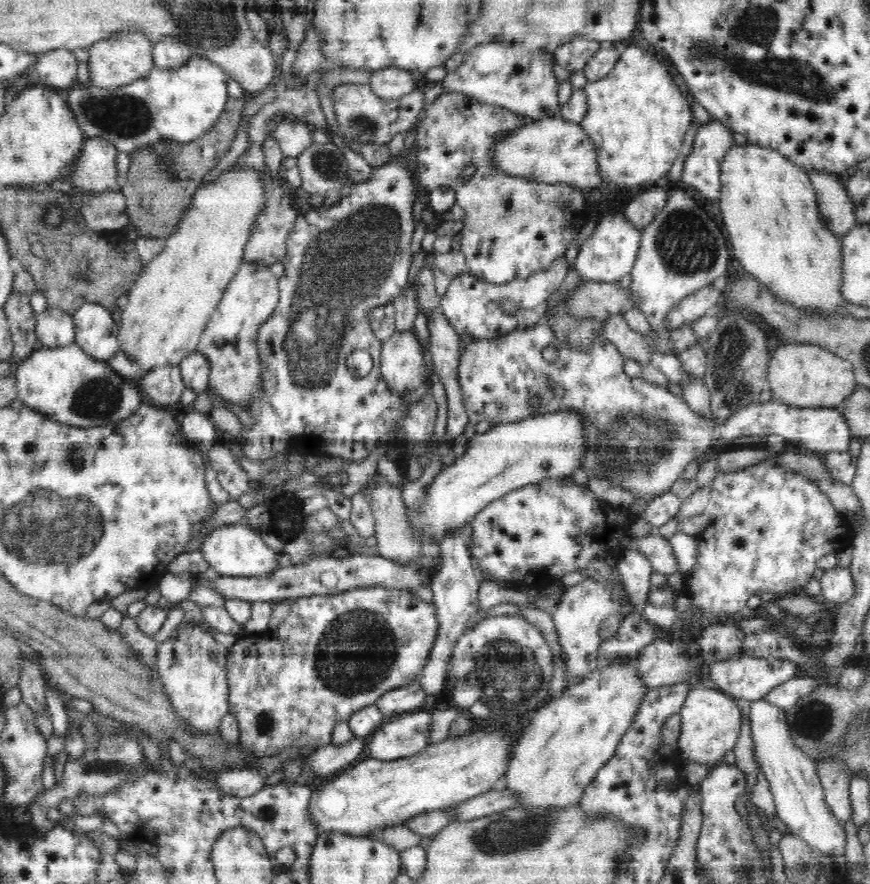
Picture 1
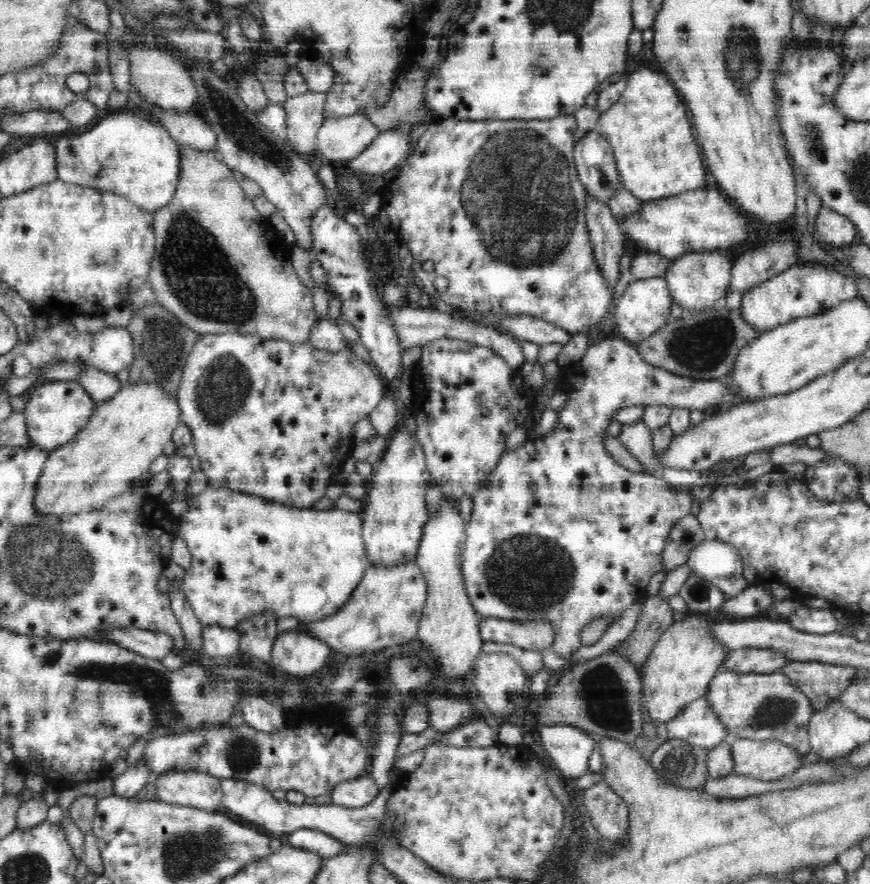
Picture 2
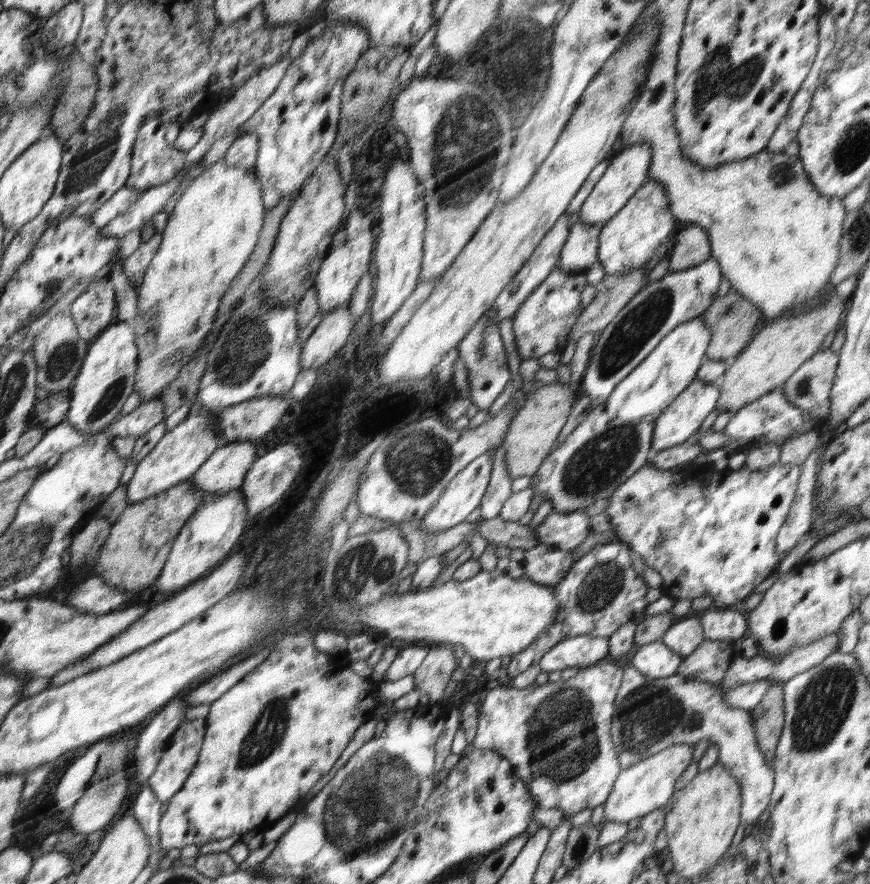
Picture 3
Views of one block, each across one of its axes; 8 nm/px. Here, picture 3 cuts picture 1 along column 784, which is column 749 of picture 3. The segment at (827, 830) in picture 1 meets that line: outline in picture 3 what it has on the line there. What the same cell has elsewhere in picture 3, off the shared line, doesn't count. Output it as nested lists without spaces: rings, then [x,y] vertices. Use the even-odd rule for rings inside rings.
[[[628,666],[615,699],[610,734],[622,769],[675,744],[696,744],[703,738],[716,744],[719,762],[738,781],[742,806],[740,820],[744,824],[763,826],[774,787],[775,772],[765,761],[756,742],[756,721],[751,710],[731,708],[724,701],[724,691],[712,683],[685,681],[680,675],[666,679],[647,680],[646,676]]]

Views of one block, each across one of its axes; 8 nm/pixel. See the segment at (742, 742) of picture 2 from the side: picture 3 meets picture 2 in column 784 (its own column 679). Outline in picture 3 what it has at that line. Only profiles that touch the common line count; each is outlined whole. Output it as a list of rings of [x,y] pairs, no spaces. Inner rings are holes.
[[[675,744],[642,759],[639,763],[632,764],[627,769],[621,769],[611,795],[604,802],[603,821],[608,822],[630,822],[634,818],[640,818],[657,808],[664,807],[672,794],[676,791],[674,788],[676,781],[682,776],[682,773],[690,762],[692,762],[692,753],[695,744]]]

